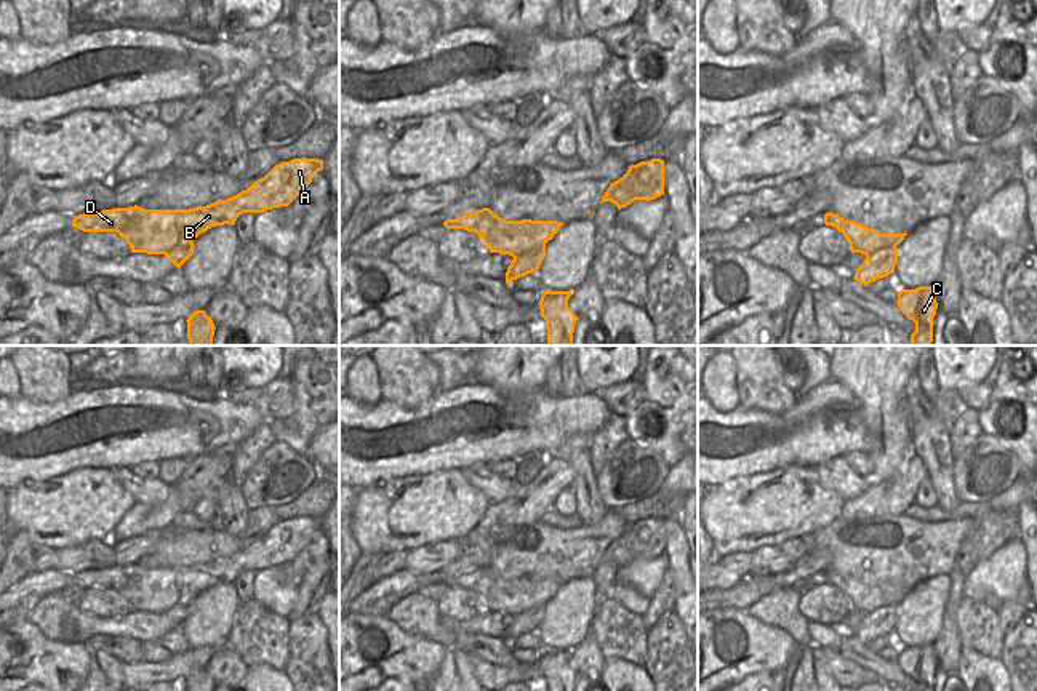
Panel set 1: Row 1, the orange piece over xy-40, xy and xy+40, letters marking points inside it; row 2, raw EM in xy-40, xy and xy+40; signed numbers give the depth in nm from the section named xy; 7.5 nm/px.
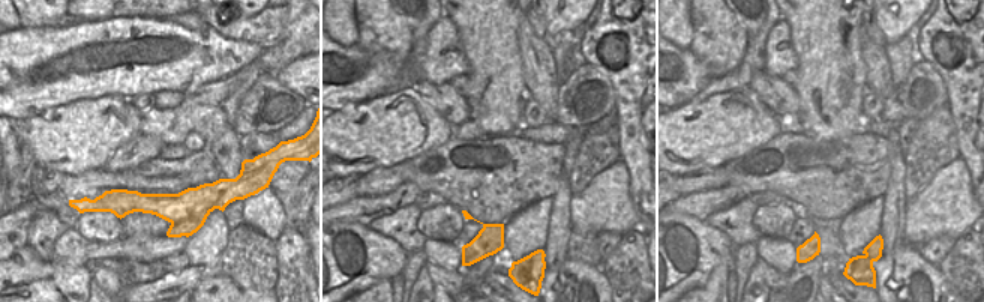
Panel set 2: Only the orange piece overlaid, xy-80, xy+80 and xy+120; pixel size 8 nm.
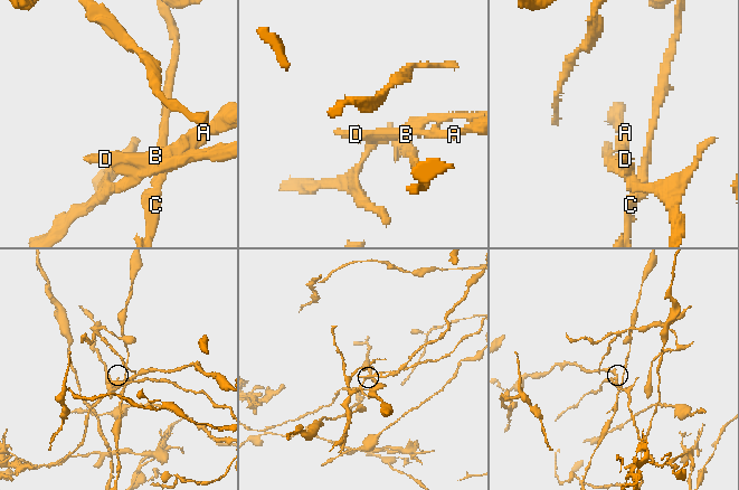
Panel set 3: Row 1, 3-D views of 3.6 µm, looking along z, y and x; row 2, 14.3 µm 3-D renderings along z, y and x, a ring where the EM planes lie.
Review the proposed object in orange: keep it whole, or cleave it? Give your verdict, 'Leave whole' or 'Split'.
Split

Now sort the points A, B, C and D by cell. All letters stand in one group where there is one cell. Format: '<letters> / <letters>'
A B D / C

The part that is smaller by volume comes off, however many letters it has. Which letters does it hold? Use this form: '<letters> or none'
A, B, D

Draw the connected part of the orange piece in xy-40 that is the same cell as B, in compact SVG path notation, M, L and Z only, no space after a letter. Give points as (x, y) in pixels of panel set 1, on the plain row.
M293 517L275 523L246 549L206 565L189 568L144 568L138 563L74 574L72 585L83 590L117 590L131 611L166 613L192 601L216 584L234 584L243 571L264 571L288 565L323 528L323 518Z

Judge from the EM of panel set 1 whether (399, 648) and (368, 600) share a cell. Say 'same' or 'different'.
different

